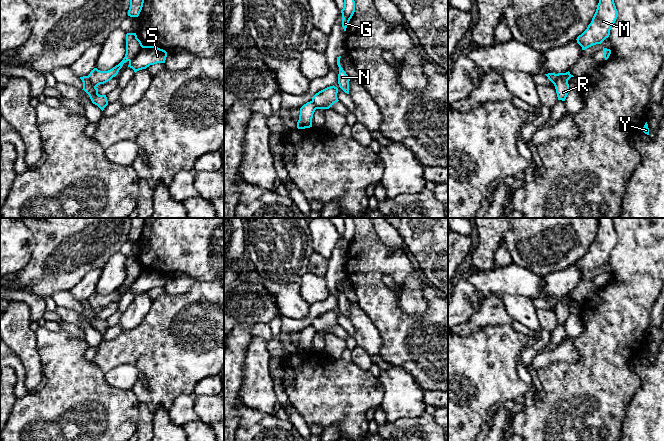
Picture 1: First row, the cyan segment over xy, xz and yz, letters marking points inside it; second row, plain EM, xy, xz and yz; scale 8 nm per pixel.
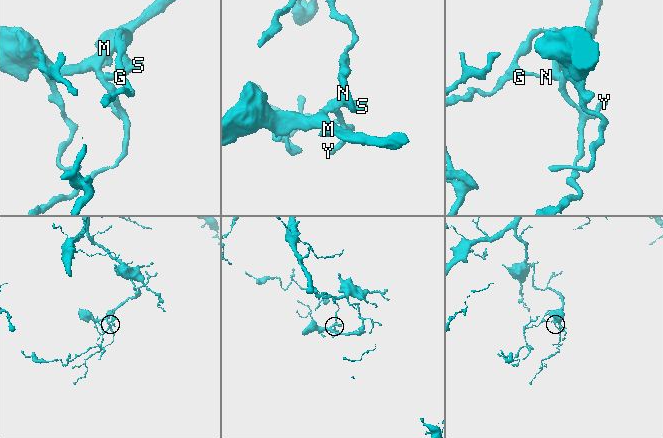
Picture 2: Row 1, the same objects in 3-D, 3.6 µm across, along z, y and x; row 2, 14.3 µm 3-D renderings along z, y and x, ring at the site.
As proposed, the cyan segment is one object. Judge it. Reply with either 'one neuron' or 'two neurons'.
two neurons

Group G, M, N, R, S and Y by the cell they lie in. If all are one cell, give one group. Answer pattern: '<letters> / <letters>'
G N S / M R Y

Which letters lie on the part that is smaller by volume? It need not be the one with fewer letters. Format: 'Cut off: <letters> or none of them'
Cut off: G, N, S

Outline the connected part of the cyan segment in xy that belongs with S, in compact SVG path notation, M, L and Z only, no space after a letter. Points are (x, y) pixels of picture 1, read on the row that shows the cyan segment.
M136 33L126 34L126 54L123 60L108 71L100 71L94 68L88 78L94 87L104 84L115 77L123 64L129 62L128 67L136 73L139 70L146 69L150 65L165 63L167 52L155 46L143 46L137 38Z

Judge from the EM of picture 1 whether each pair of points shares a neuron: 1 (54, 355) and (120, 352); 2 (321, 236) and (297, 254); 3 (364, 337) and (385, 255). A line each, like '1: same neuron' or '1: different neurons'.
1: different neurons
2: different neurons
3: different neurons

